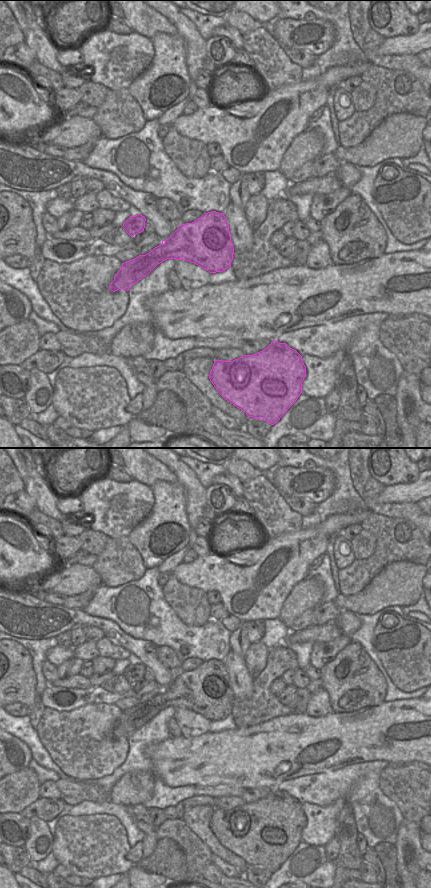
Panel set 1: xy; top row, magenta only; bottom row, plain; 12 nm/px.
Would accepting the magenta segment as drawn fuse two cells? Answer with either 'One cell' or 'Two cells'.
Two cells.

